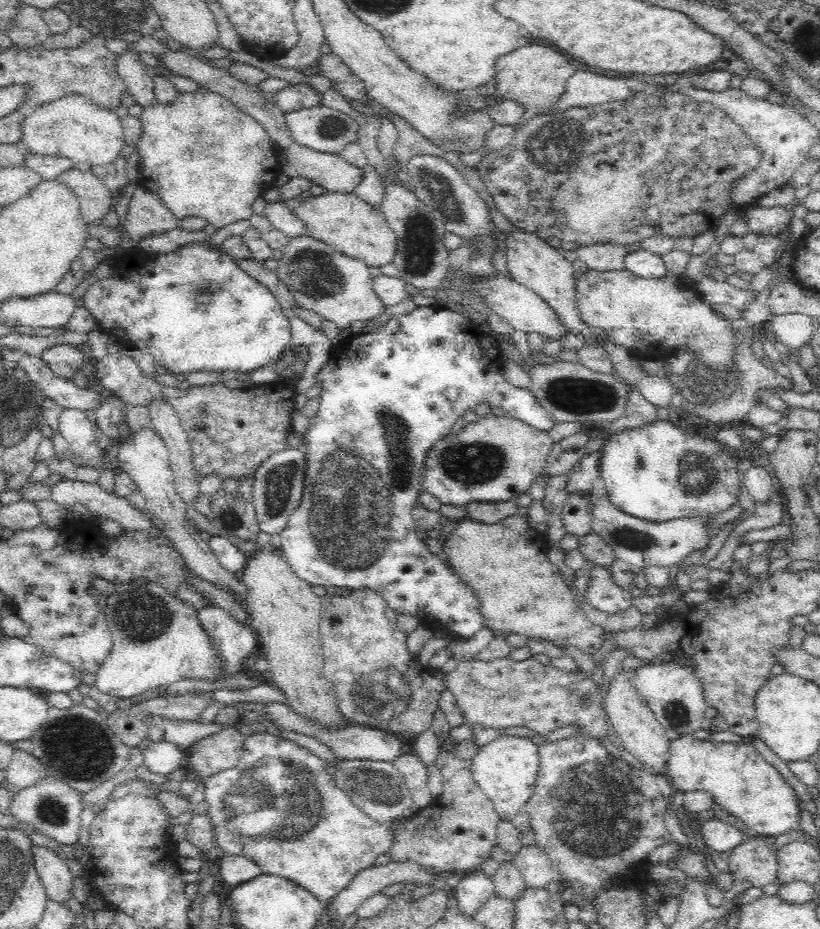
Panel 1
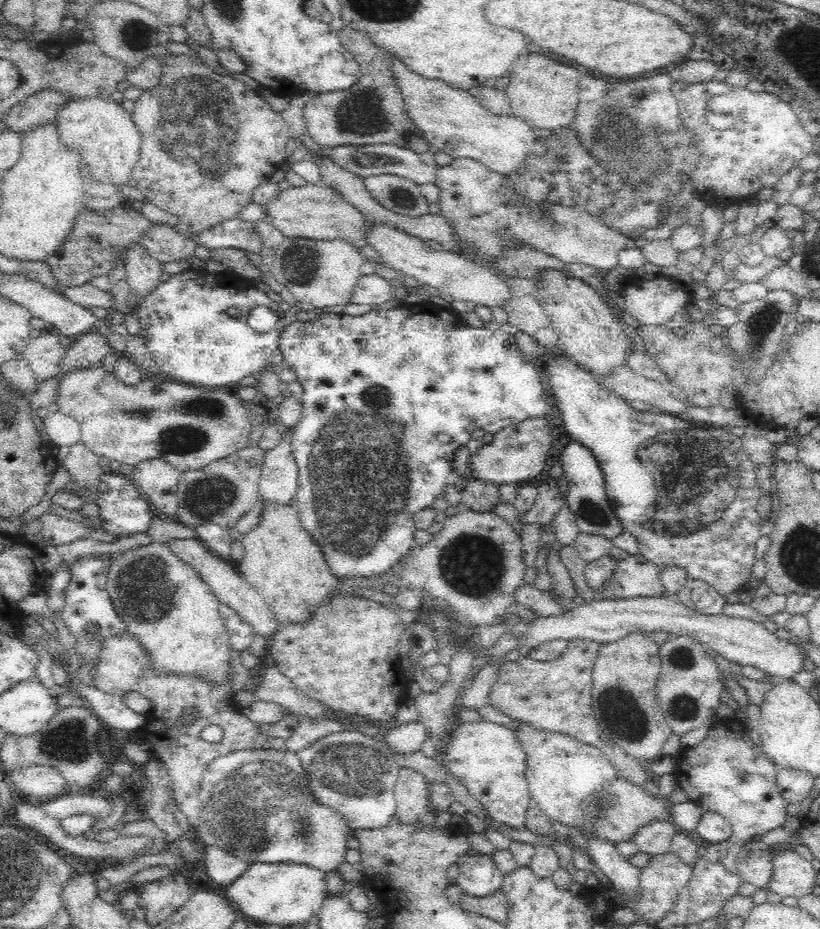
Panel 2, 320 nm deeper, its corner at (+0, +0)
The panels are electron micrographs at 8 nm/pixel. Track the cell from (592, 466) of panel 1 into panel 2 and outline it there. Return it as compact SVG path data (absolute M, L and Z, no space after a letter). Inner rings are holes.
M544 479L537 489L537 498L532 508L524 514L519 514L519 521L523 526L549 525L566 503L558 491L557 483L552 480Z

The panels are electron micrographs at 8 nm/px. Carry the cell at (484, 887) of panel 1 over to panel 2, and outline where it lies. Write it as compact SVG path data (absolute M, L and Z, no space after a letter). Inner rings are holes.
M468 854L460 861L459 875L454 882L460 886L464 893L484 897L500 890L504 875L490 854Z

